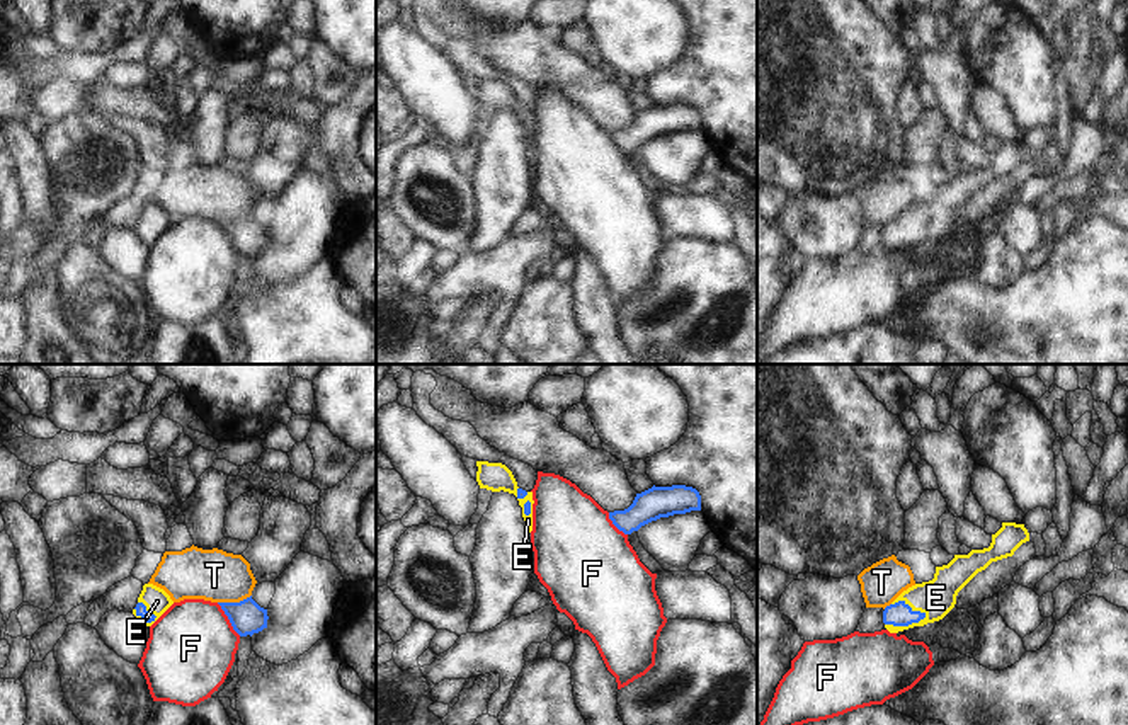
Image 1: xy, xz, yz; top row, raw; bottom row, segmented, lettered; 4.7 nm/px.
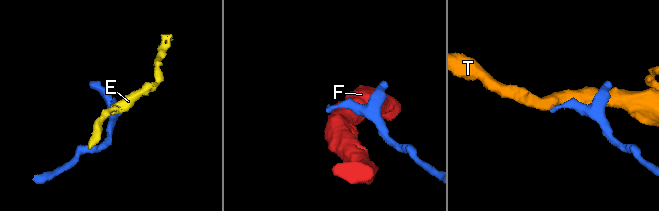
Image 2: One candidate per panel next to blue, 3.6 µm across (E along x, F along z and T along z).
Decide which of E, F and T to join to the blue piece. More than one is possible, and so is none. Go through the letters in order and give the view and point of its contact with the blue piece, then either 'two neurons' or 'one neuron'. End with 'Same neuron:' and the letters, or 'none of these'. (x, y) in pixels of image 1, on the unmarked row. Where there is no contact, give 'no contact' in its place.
E: contact yz (905, 244); one neuron
F: contact xy (228, 237); two neurons
T: contact xy (233, 222); two neurons
Same neuron: E

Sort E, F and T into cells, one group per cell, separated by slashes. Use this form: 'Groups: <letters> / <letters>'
Groups: E / F / T.

